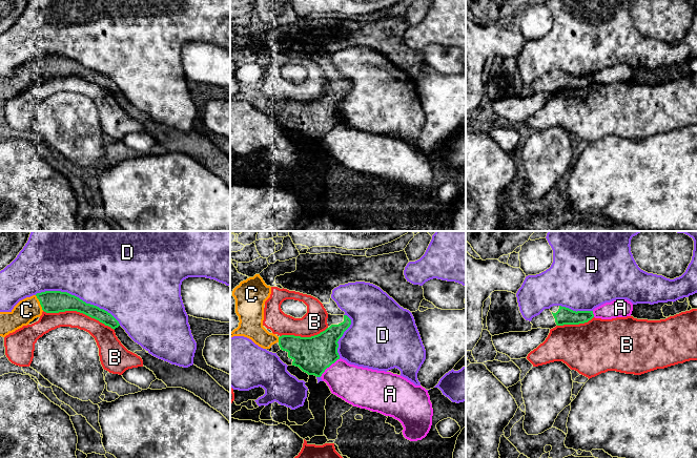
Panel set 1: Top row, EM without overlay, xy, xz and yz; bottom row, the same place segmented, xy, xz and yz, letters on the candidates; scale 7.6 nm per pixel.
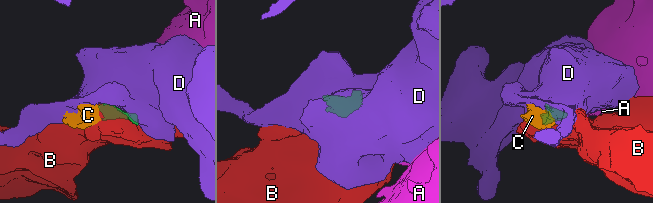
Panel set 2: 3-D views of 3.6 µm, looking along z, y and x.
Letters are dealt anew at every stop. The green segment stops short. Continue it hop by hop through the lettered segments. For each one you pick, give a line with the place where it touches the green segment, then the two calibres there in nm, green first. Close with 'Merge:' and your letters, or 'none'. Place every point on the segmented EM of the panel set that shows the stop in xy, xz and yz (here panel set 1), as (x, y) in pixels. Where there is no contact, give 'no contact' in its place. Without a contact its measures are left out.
C: xy (40, 303) | 180/180 nm
Merge: C

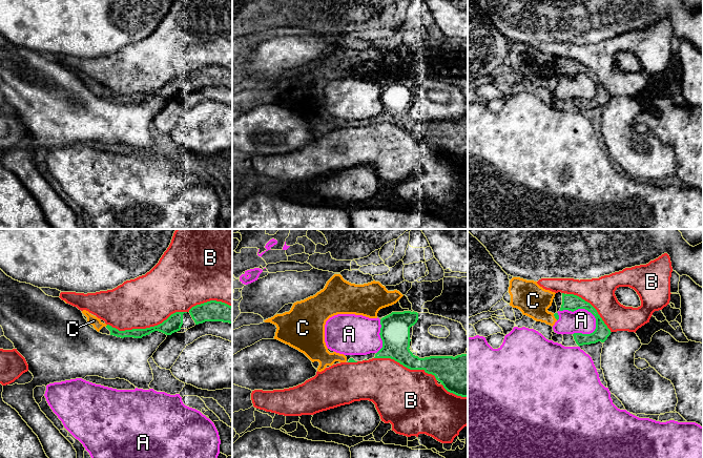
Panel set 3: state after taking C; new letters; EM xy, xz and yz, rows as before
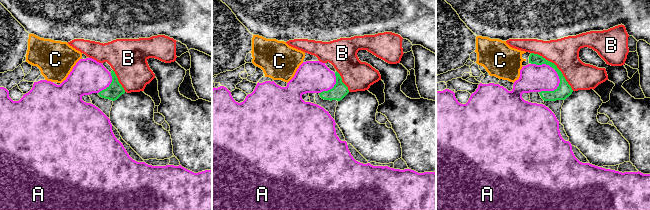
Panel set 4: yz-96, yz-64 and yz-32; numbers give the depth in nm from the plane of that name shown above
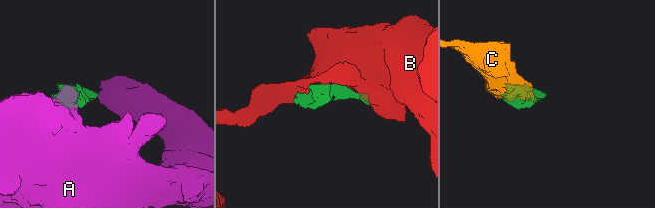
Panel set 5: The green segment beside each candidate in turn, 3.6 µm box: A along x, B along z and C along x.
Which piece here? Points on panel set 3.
C: yz (555, 317) | 40/240 nm
Merge: C

